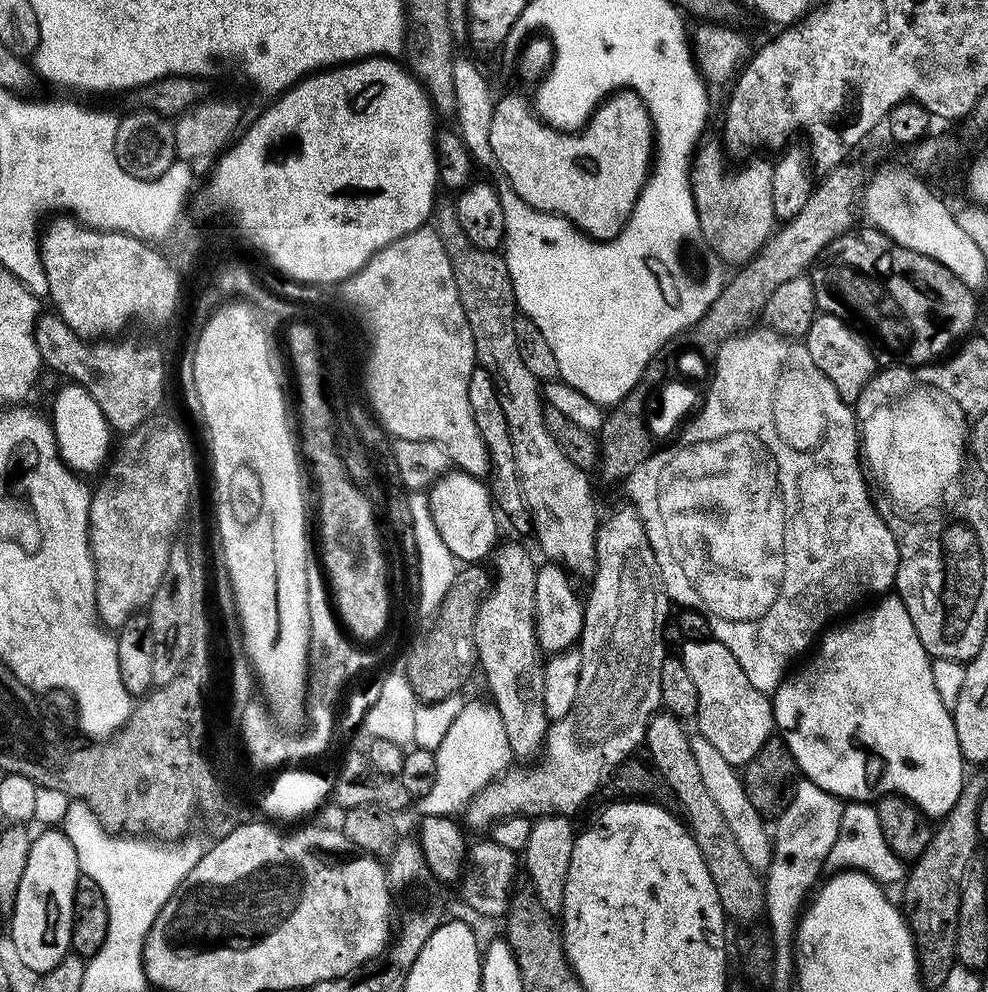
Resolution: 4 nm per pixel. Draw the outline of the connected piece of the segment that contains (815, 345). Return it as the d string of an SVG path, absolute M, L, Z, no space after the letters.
M820 314L807 334L802 337L802 343L806 346L810 358L814 358L814 366L818 366L818 370L822 370L822 374L830 378L830 386L838 390L838 394L847 404L855 405L860 399L862 390L878 371L877 353L873 351L868 341L846 321L839 320L837 316Z

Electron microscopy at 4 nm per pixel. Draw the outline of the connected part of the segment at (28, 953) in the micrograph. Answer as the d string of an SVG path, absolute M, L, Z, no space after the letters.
M48 826L36 832L30 846L30 858L26 858L26 870L18 885L16 898L10 905L12 911L11 938L19 956L30 969L49 972L64 956L69 955L72 946L72 911L74 890L81 870L70 838L59 827Z

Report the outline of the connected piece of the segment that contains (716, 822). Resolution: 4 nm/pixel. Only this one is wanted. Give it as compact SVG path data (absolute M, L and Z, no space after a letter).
M663 710L657 711L649 720L644 744L648 748L650 763L659 772L667 791L676 795L684 811L683 823L706 862L706 870L710 870L710 878L714 878L714 890L718 890L718 902L722 902L725 917L729 921L761 919L765 915L765 881L761 873L754 871L750 862L746 862L730 826L726 826L726 818L722 818L722 810L718 810L714 798L710 798L710 793L706 791L698 762L694 762L689 733L684 733L680 724L683 723L671 712Z

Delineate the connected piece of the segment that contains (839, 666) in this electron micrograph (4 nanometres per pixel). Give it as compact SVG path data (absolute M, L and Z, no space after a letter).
M884 594L873 604L876 605L866 609L865 612L858 613L853 620L845 619L840 622L845 622L845 624L837 623L829 627L819 637L814 651L807 657L808 665L801 672L793 671L785 676L784 681L770 696L772 722L779 739L784 740L790 754L794 754L794 762L799 775L831 795L839 797L841 801L875 802L881 796L905 796L911 804L917 804L924 811L925 816L943 818L954 806L954 802L958 802L966 783L966 775L964 776L966 761L958 746L958 734L954 730L952 713L944 705L942 698L938 698L938 690L934 686L934 674L932 673L933 659L922 646L922 638L918 638L918 630L914 630L914 622L910 622L910 613L907 612L902 598L895 594Z

